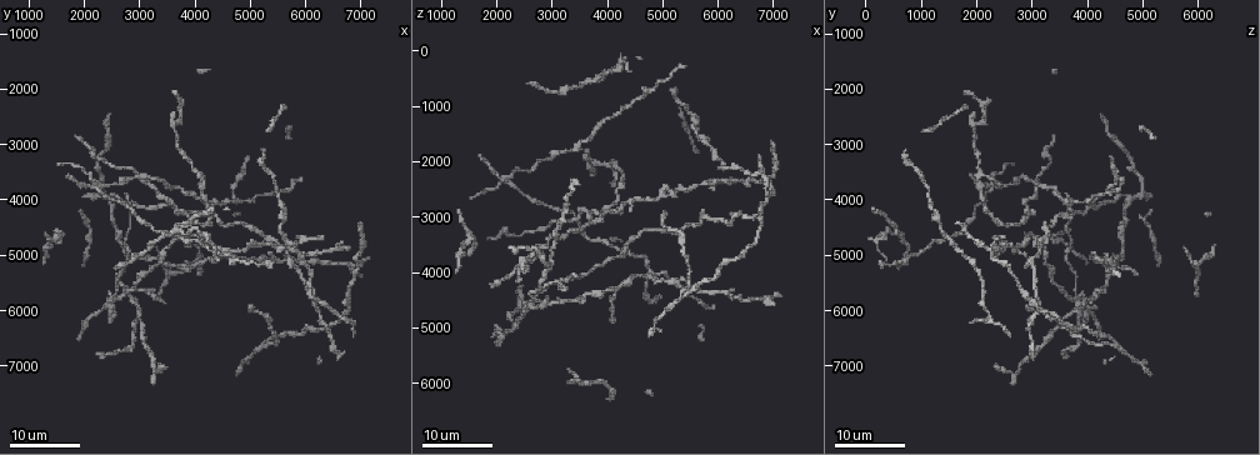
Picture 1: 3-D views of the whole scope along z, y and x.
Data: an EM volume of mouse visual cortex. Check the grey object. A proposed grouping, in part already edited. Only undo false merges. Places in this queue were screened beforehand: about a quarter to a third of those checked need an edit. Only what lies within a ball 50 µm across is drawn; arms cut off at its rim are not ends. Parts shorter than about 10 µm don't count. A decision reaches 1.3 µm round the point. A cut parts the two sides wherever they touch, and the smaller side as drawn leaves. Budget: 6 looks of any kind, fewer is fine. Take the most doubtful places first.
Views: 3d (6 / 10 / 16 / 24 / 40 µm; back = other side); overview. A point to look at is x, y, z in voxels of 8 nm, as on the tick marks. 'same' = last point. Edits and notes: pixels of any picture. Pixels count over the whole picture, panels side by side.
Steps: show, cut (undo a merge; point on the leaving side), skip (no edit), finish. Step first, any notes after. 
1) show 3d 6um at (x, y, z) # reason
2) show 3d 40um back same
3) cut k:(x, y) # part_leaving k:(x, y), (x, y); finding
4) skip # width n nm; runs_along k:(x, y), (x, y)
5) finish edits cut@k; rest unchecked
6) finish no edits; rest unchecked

show 3d 24um at (3650, 2750, 1900) # calibre changes

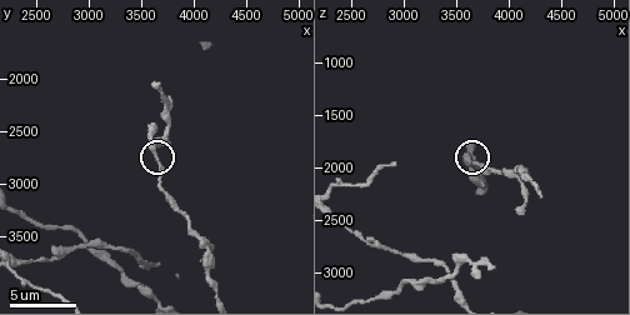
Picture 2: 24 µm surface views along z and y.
show 3d 10um at (3600, 2720, 1940)

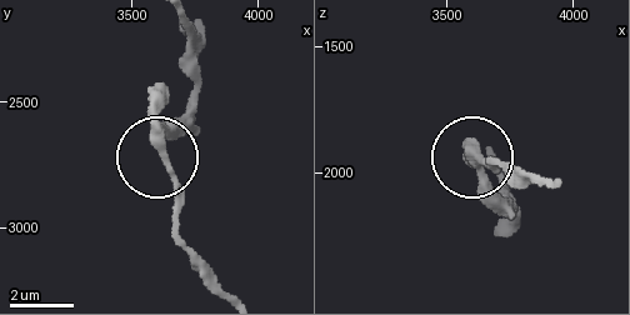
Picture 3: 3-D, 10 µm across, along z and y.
skip # width 270 nm; runs_along 3:(230, 290), (184, 243), (174, 178), (160, 154), (195, 108); one cell here

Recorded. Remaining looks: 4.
show 3d 16um at (2200, 3750, 2300) # small branch off a trunk

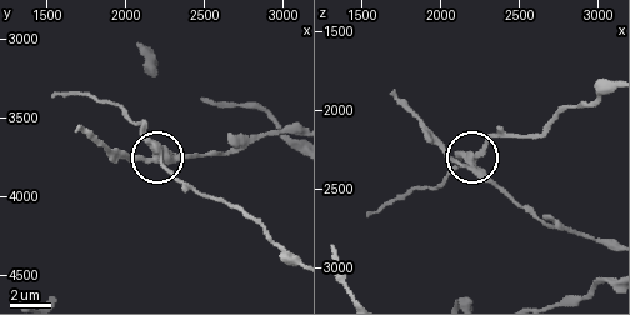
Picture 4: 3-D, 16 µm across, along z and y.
show 3d 10um at (2200, 3740, 2280)

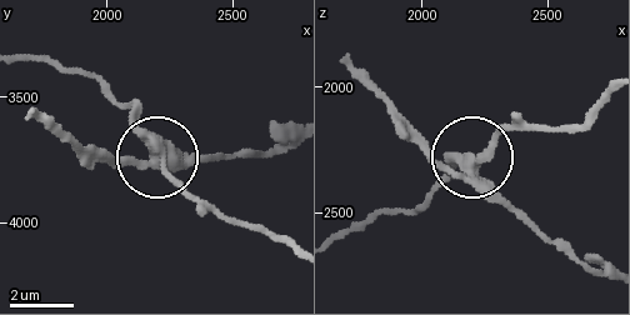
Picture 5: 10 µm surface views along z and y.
cut 5:(129, 113) # arms 4; part_leaving 5:(155, 149), (196, 195), (293, 243); a second cell is stuck on

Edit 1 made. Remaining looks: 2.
finish edits cut@5; rest unchecked

